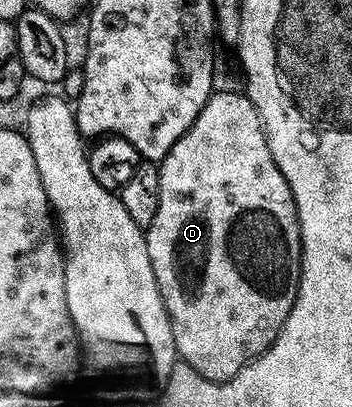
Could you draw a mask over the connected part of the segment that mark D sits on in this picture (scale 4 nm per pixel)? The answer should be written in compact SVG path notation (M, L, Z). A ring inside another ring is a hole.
M211 93L200 115L196 115L192 128L177 141L172 151L168 151L166 158L158 165L160 207L156 207L156 219L152 219L152 223L144 230L148 259L152 263L152 271L156 275L166 313L170 316L175 354L181 360L187 361L197 376L209 381L231 381L248 362L255 361L261 353L270 348L296 303L302 274L302 232L298 222L298 209L294 206L294 196L284 179L282 169L276 167L276 159L272 159L272 151L266 142L266 133L262 130L262 120L256 107L249 97L238 93Z

